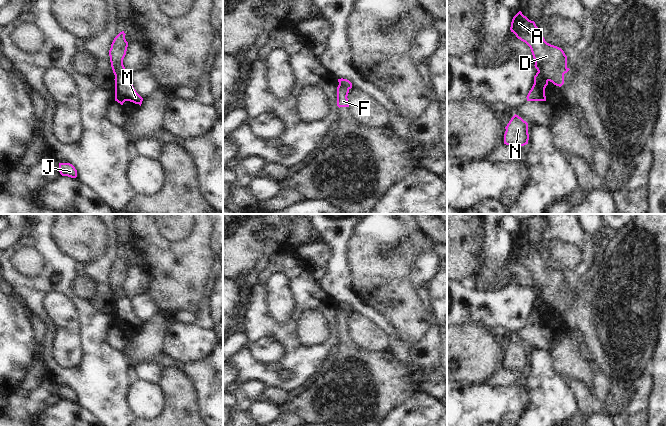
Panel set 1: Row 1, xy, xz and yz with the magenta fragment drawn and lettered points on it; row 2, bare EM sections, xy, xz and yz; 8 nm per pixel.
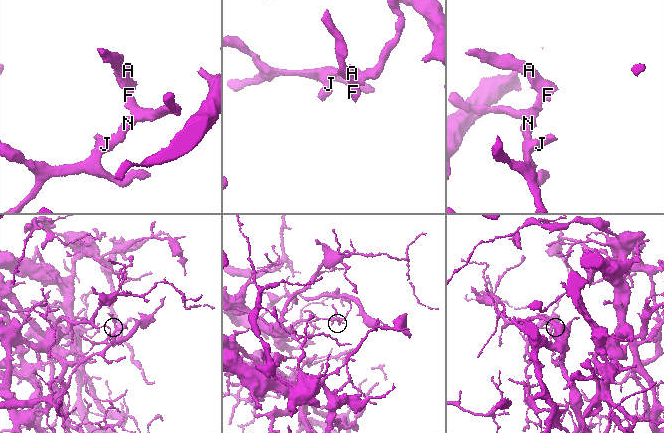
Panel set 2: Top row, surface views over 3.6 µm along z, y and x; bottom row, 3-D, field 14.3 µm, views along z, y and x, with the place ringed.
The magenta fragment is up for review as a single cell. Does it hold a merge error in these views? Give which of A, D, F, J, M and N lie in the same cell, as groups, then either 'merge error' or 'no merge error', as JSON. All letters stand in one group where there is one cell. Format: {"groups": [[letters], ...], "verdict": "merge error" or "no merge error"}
{"groups": [["A", "D", "F"], ["J", "M", "N"]], "verdict": "merge error"}

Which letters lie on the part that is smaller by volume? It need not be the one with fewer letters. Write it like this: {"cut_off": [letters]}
{"cut_off": ["A", "D", "F"]}

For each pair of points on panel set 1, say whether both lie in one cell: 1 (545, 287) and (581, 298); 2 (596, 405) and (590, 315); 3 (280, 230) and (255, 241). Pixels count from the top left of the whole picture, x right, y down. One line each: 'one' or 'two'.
1: one
2: two
3: two

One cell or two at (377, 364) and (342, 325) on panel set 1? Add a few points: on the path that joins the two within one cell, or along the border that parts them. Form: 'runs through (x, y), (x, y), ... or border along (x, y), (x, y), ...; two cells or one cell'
runs through (365, 360), (345, 341), (344, 337); one cell

